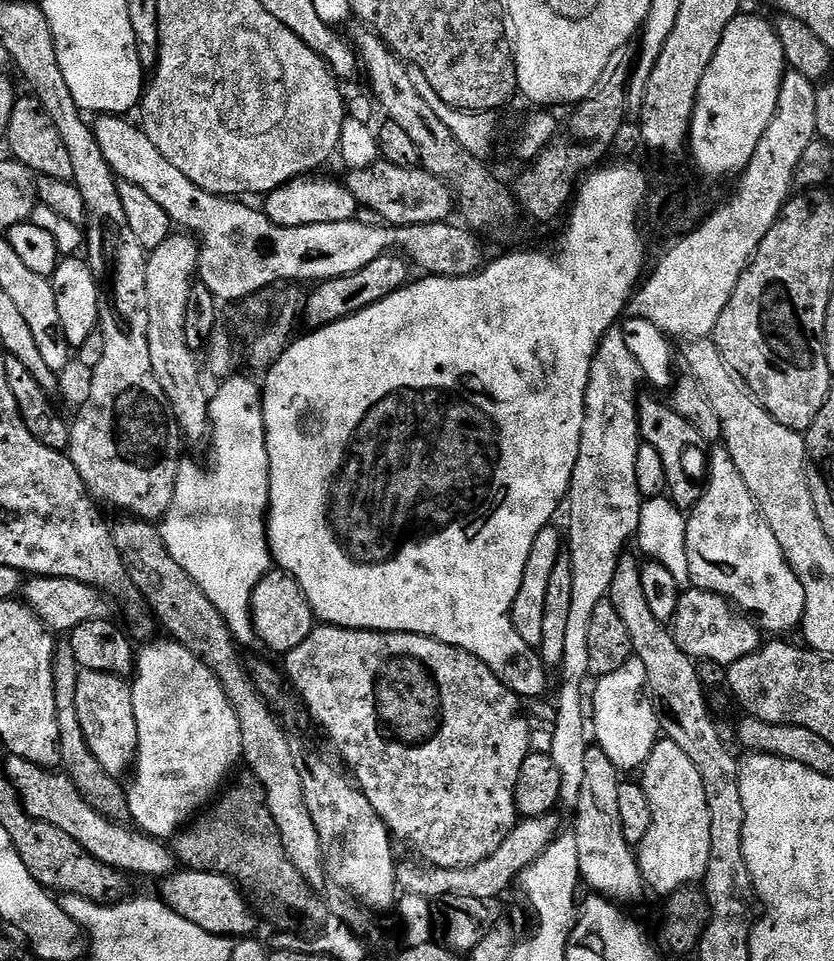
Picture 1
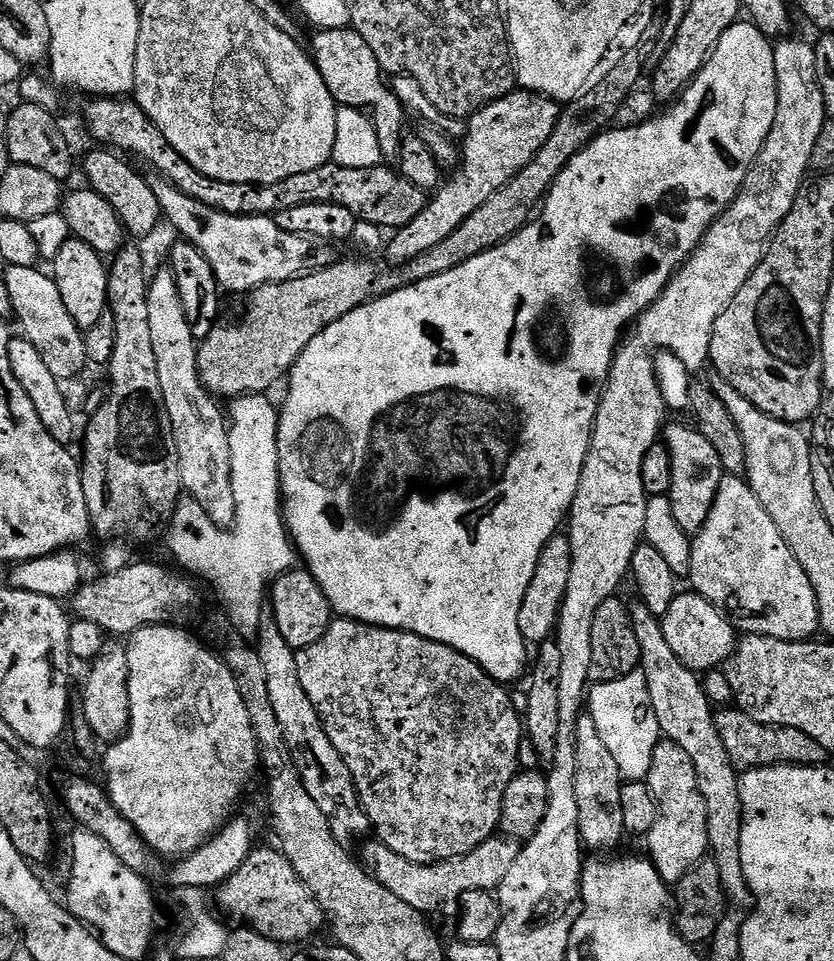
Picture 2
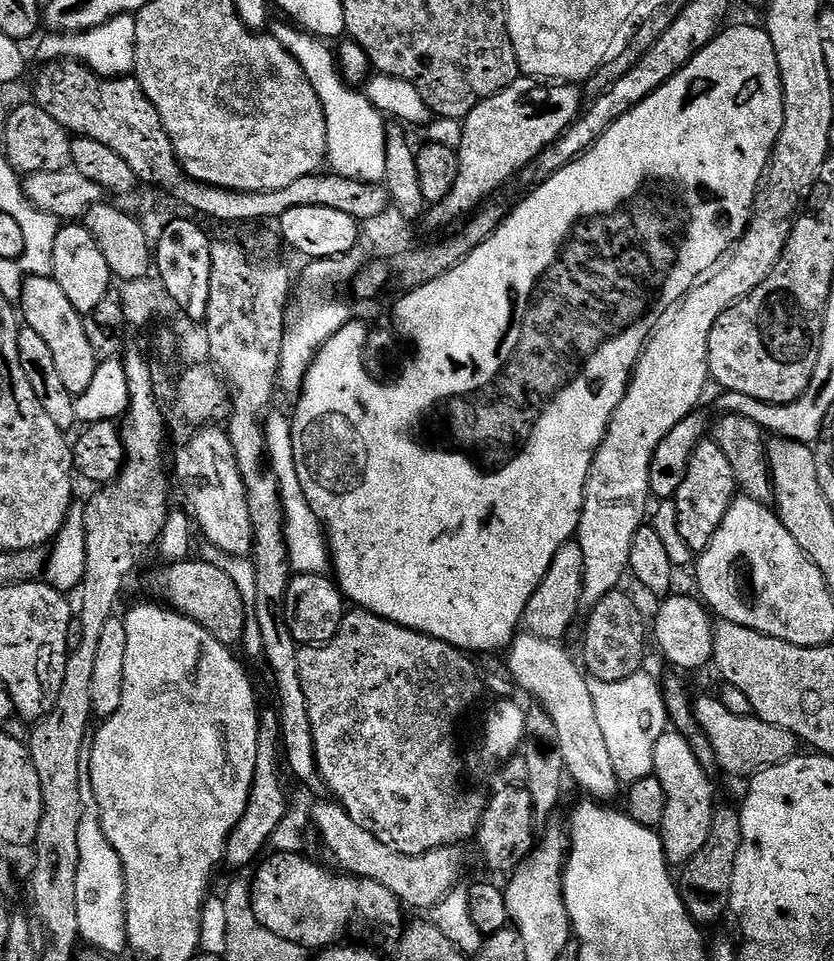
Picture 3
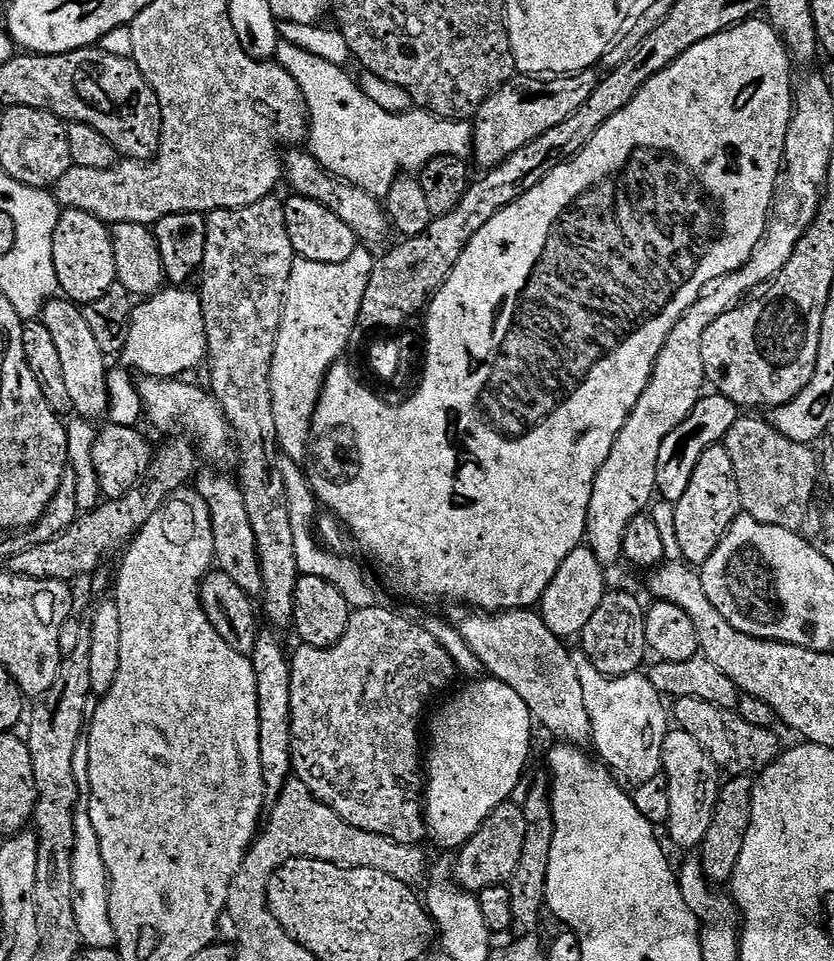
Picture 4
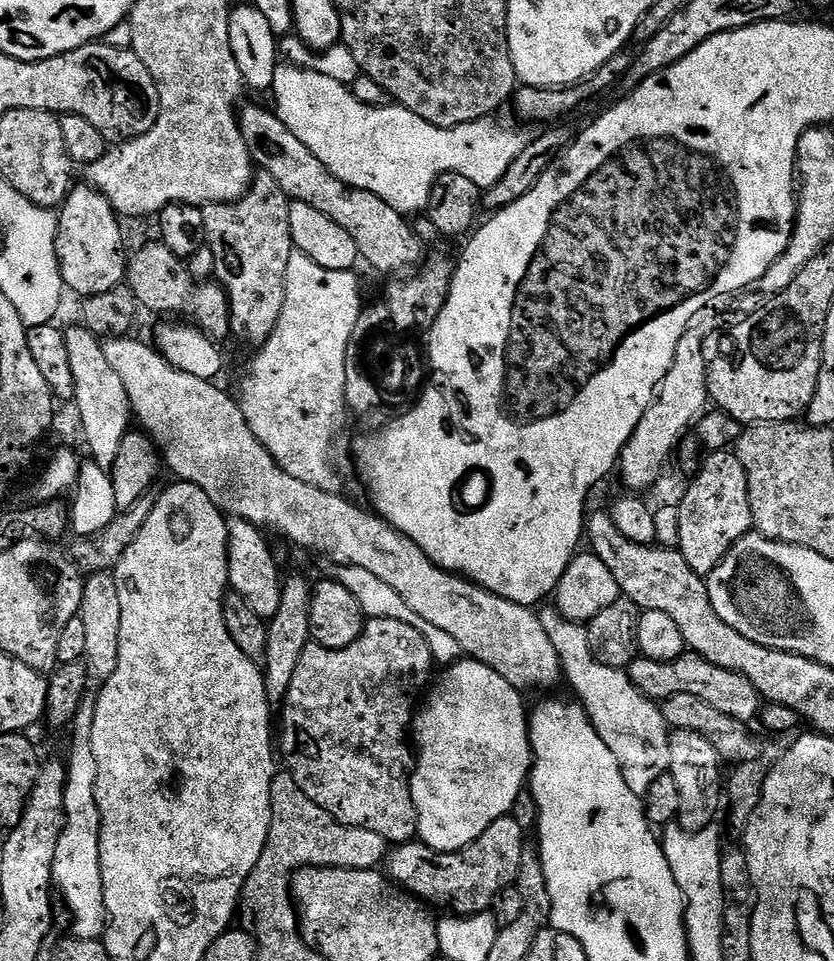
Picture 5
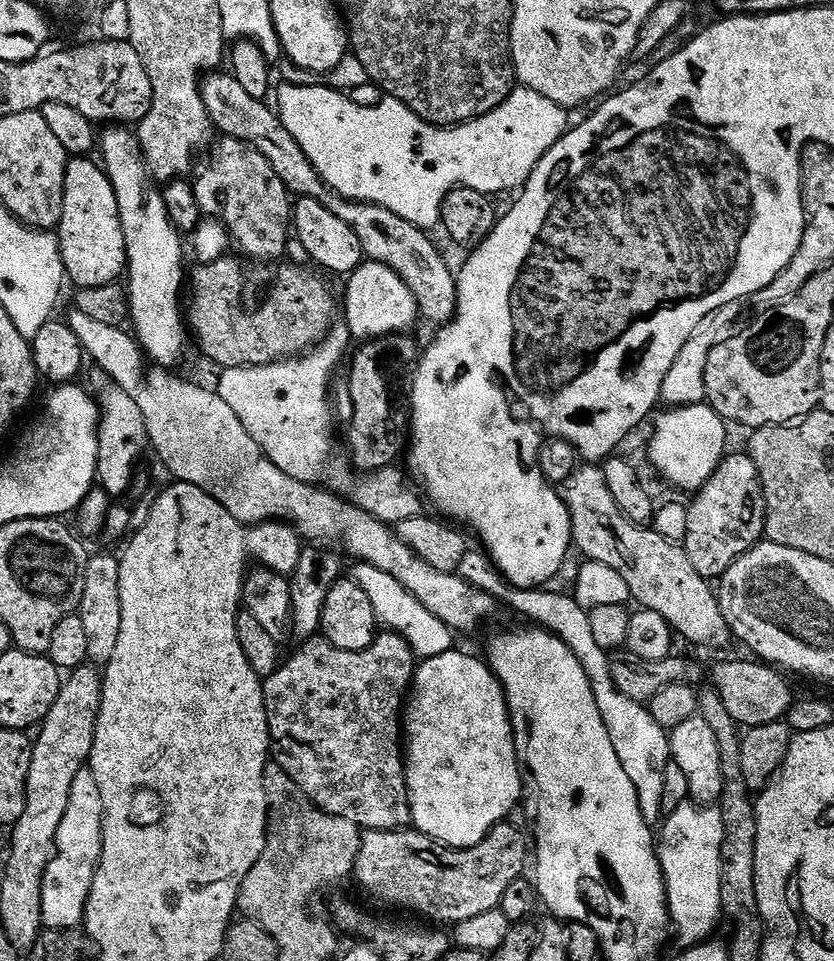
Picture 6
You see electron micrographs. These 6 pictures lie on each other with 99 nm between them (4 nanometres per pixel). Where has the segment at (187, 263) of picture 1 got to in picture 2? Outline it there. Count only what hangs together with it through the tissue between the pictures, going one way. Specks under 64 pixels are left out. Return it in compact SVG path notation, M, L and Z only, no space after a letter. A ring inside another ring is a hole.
M164 266L151 277L146 310L150 313L150 343L154 345L154 362L158 362L158 382L162 385L166 414L170 414L174 442L178 446L183 491L196 500L202 510L206 510L218 527L228 528L236 521L229 423L225 409L216 405L219 404L217 397L200 380L196 357L198 341L190 330L180 287L171 267Z

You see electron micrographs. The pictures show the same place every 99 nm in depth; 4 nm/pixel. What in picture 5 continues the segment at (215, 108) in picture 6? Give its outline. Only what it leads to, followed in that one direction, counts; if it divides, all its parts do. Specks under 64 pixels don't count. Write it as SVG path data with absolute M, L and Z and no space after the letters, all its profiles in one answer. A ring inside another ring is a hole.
M252 104L249 108L239 109L238 119L240 133L250 150L253 165L268 172L270 178L282 186L289 201L306 202L306 206L314 206L314 210L338 222L338 226L342 226L342 230L354 238L354 246L358 246L363 263L368 263L380 272L404 274L415 269L425 259L426 248L421 244L409 217L394 210L394 206L386 206L378 194L352 188L346 182L334 178L334 174L330 174L330 170L326 170L326 166L322 166L322 162L318 162L310 150L306 150L306 145L296 135L290 134L275 111L268 109L267 112Z

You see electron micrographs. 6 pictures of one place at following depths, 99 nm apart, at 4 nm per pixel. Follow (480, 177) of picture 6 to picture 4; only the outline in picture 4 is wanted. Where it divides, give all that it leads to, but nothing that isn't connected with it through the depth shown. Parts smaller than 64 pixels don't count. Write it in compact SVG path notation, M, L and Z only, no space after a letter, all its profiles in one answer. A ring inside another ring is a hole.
M281 40L276 48L275 63L282 65L294 78L306 98L308 107L307 147L314 159L326 172L332 173L339 180L366 190L366 194L385 198L390 188L402 174L416 174L425 168L436 156L467 157L472 151L472 126L468 120L442 120L438 116L423 110L411 110L412 99L406 90L393 83L385 82L376 74L363 71L360 76L360 88L347 76L345 69L326 62L307 50L299 49L290 42Z

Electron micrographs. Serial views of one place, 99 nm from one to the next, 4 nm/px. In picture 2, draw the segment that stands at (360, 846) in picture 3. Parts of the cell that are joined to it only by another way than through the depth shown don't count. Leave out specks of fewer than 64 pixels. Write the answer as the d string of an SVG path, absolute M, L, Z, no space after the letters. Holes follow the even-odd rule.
M497 834L491 840L482 842L470 854L459 856L453 860L439 860L436 864L415 864L390 850L386 845L379 842L371 842L364 848L362 860L370 869L371 875L377 882L386 886L390 894L402 898L406 906L425 914L431 914L439 910L443 904L459 901L460 895L470 890L482 890L492 892L499 889L502 878L514 866L514 858L518 858L522 844L519 840L505 838Z

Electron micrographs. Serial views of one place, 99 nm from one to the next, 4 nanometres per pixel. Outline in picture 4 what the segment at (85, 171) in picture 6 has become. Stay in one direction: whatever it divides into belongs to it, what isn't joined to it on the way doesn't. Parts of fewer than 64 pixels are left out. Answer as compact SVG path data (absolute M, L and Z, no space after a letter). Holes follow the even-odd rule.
M63 209L58 230L54 230L54 270L58 274L60 292L73 304L98 302L110 286L118 283L109 225L94 218L94 214L86 214L86 210Z

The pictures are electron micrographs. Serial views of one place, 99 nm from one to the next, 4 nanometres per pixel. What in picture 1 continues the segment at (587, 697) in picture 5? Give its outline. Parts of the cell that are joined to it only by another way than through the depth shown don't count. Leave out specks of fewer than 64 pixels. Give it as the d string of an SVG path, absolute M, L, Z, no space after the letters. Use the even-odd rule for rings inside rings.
M633 658L626 666L618 666L614 674L601 676L595 683L596 689L590 692L590 724L597 745L614 762L617 771L641 769L661 733L660 719L648 695L646 666Z

